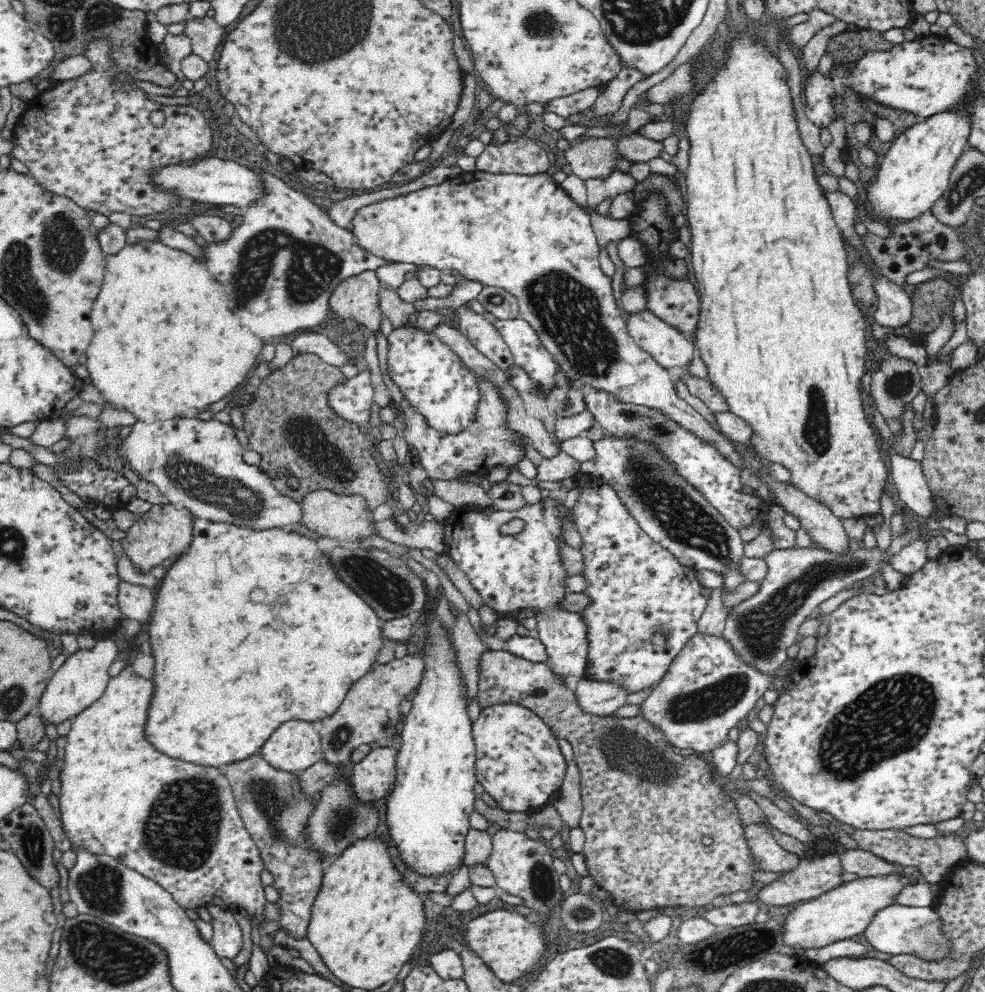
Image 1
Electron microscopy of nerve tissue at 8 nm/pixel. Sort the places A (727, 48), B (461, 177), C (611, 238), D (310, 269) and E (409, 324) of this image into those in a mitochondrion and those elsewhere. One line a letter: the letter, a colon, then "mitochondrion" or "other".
A: other
B: other
C: other
D: mitochondrion
E: other

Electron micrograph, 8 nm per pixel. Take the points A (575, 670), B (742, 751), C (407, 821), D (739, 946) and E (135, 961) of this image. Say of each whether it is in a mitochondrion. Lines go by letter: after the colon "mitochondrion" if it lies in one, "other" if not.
A: other
B: other
C: other
D: mitochondrion
E: mitochondrion

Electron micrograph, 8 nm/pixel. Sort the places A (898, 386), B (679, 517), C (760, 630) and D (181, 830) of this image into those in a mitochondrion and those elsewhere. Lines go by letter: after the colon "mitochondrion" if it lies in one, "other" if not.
A: mitochondrion
B: mitochondrion
C: mitochondrion
D: mitochondrion

